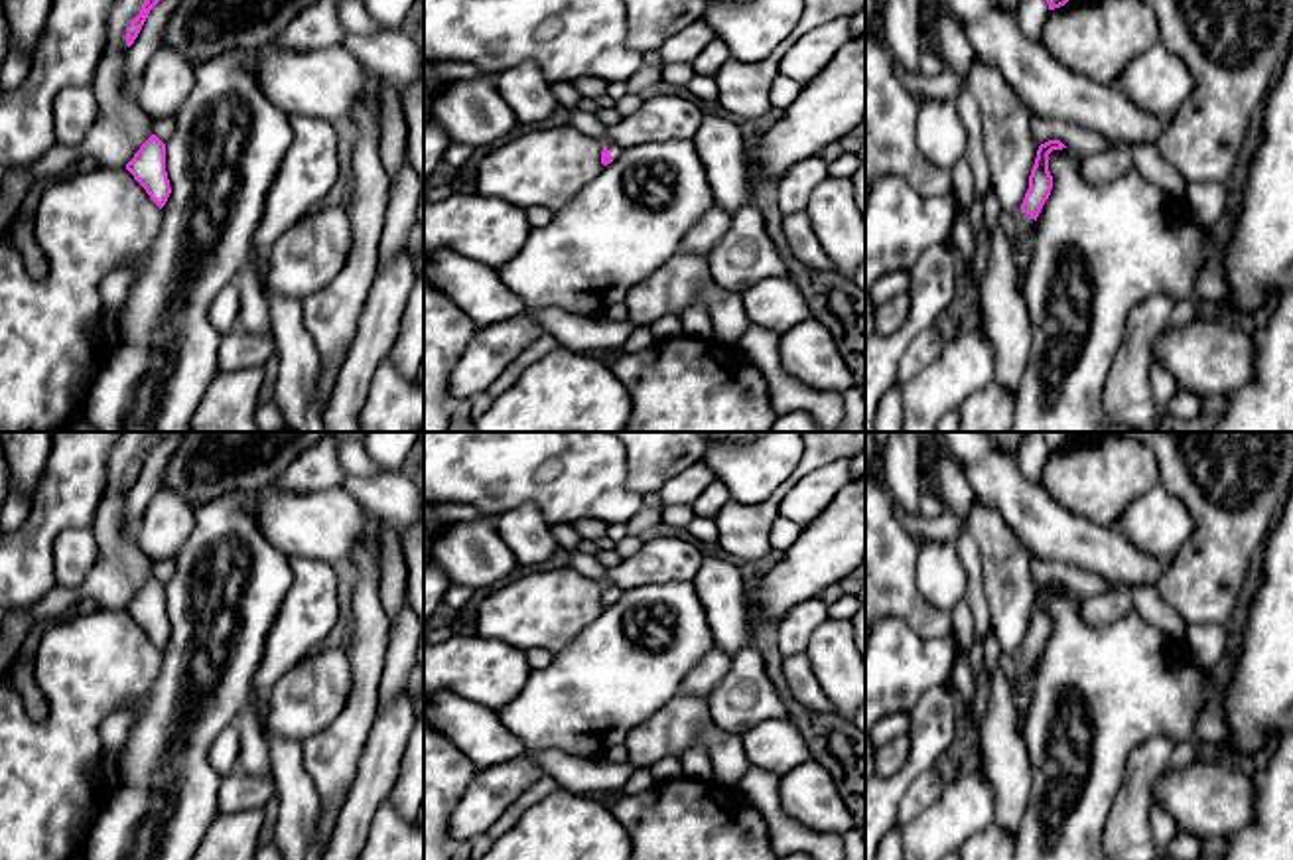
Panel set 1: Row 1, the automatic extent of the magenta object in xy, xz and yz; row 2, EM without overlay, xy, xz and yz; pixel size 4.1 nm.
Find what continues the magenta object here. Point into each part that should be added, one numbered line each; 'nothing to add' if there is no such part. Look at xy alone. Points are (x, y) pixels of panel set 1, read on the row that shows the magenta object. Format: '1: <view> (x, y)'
nothing to add

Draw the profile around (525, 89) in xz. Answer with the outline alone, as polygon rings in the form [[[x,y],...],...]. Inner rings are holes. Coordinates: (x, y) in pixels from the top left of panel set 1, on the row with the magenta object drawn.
[[[532,61],[497,73],[495,87],[522,124],[542,122],[558,107],[552,83]]]

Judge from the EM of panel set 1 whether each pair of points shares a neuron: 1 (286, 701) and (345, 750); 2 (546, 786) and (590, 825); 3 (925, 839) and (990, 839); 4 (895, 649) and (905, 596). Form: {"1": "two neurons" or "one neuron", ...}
{"1": "two neurons", "2": "two neurons", "3": "two neurons", "4": "two neurons"}

